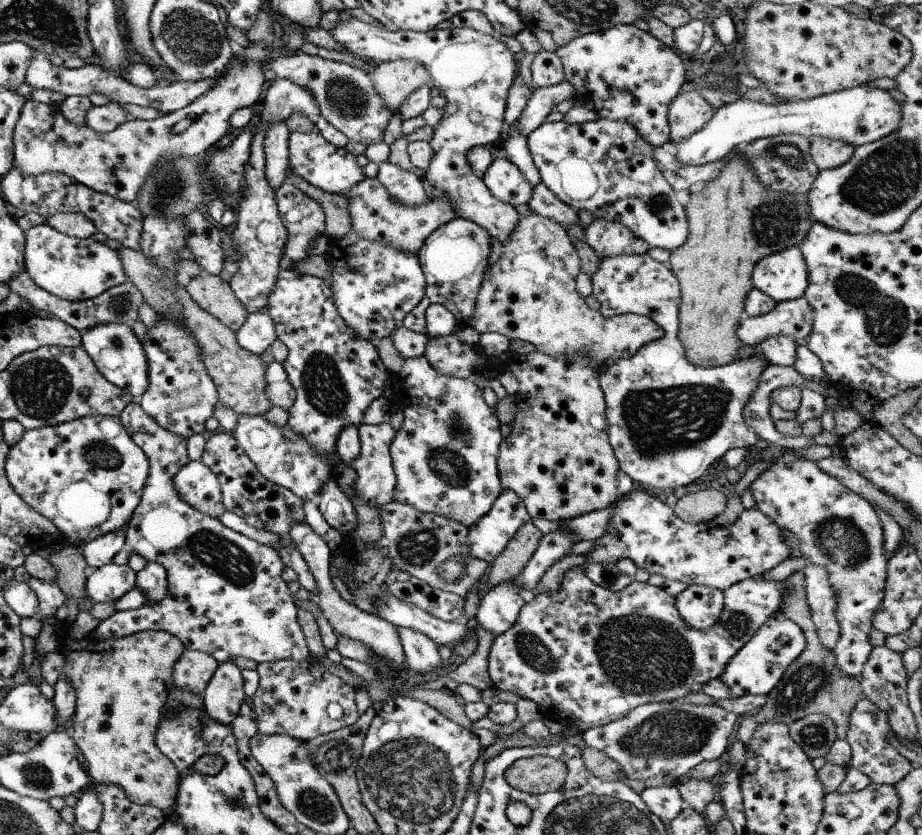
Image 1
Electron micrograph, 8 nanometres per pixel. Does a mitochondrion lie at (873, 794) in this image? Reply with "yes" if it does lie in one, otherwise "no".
no

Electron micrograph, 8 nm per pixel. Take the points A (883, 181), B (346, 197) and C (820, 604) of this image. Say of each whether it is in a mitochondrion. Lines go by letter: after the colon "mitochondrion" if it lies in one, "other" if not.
A: mitochondrion
B: other
C: other

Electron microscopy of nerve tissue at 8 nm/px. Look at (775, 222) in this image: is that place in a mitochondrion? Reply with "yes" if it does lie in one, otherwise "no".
yes

